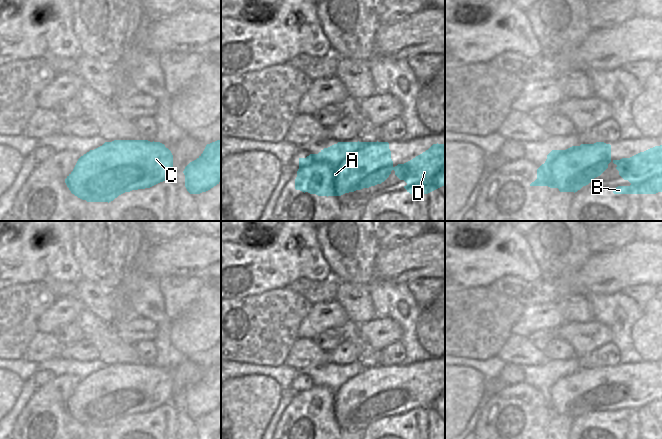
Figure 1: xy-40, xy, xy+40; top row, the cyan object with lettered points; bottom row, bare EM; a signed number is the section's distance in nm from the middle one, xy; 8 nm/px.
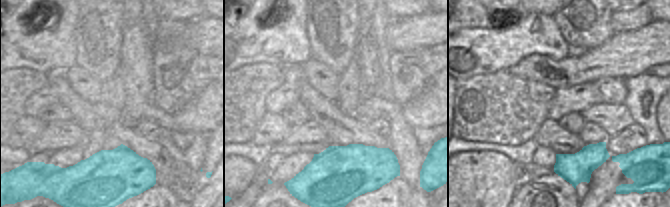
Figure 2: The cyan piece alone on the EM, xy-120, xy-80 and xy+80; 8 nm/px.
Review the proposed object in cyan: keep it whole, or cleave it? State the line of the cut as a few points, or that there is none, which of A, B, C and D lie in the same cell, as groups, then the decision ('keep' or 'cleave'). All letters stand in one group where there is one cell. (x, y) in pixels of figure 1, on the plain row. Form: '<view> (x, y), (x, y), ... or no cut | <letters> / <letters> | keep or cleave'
no cut | A B C D | keep

